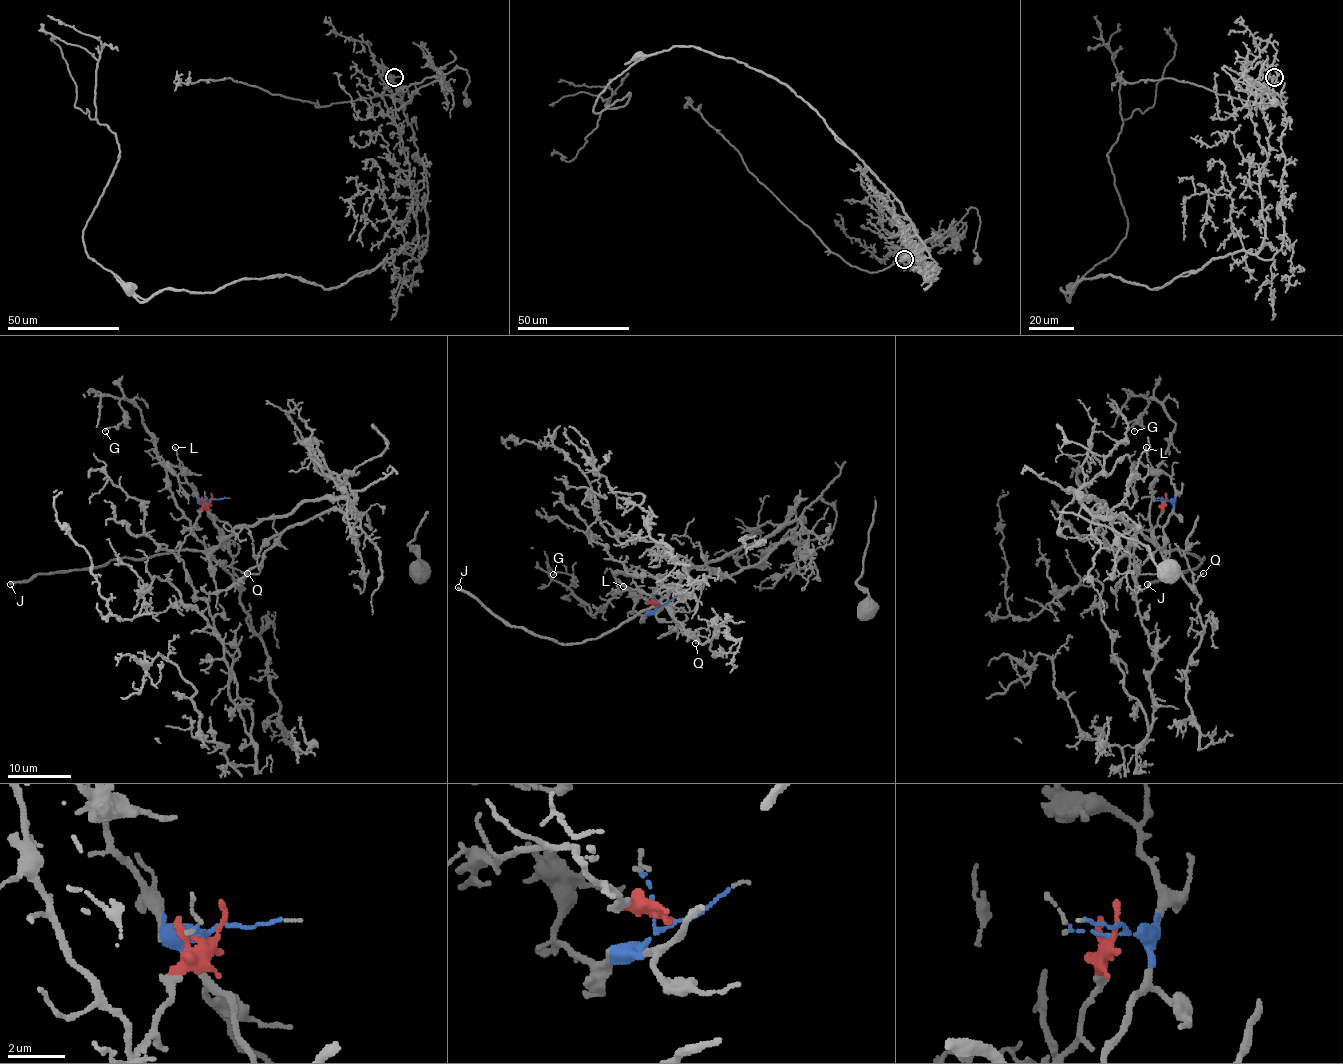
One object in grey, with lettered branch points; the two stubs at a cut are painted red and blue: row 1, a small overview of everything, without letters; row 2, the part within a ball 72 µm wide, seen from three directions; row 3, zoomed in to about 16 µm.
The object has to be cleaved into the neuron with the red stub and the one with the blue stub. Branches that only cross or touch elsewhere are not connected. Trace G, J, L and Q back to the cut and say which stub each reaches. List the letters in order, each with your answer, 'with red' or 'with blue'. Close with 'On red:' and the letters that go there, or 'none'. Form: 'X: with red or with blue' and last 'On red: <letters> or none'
G: with red
J: with blue
L: with blue
Q: with red
On red: G, Q

